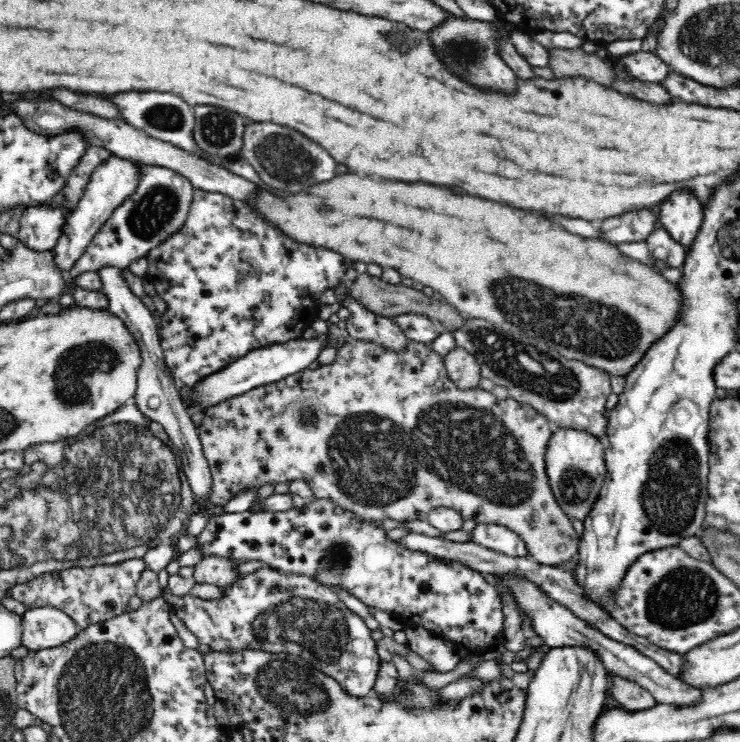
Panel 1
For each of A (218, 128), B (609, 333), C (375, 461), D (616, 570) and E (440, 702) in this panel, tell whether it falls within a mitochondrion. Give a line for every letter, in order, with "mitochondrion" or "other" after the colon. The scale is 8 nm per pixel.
A: mitochondrion
B: mitochondrion
C: mitochondrion
D: other
E: other

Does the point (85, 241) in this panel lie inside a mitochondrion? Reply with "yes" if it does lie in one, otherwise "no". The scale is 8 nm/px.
no

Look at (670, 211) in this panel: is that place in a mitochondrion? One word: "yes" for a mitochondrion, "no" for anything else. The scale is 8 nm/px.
no

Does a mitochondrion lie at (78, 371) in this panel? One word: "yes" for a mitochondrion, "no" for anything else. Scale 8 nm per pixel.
yes

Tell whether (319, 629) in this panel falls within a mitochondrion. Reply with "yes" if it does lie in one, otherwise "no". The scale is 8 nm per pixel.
yes

